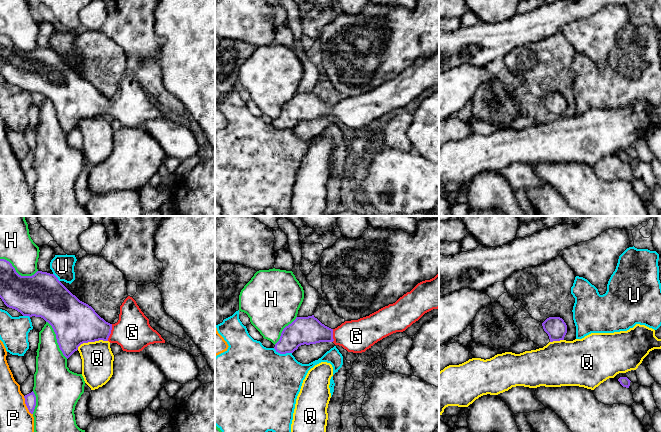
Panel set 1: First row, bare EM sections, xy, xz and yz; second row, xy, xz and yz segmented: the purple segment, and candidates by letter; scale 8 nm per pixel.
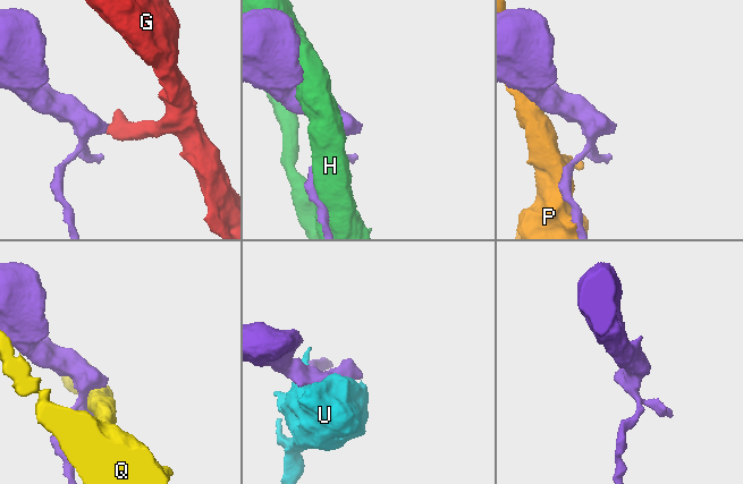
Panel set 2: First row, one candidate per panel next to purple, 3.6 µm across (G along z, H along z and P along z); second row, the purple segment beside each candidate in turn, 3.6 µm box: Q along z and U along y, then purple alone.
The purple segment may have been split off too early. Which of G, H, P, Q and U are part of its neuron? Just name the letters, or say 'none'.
G

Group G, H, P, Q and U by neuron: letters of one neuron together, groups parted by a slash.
G / H / P / Q / U

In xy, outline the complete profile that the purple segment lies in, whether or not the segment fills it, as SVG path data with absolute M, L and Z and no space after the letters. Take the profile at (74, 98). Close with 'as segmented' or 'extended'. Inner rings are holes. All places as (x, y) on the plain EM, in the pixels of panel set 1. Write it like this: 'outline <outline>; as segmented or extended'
outline M0 35L0 74L7 83L17 86L23 92L41 93L48 98L67 135L81 120L99 116L117 119L126 128L140 128L150 120L165 119L161 111L150 102L149 95L132 73L128 72L120 82L118 98L110 100L91 82L73 71L54 50L37 47L32 52L21 52L5 35Z; extended

